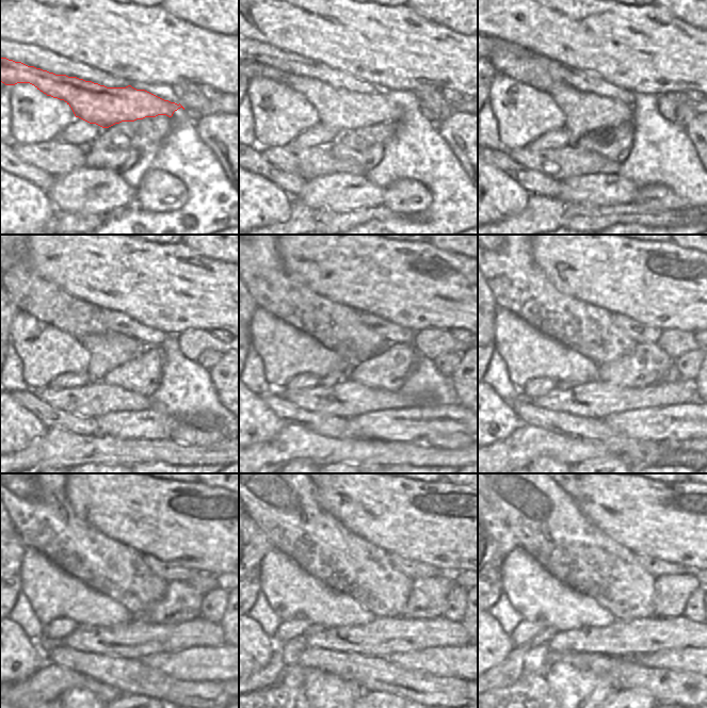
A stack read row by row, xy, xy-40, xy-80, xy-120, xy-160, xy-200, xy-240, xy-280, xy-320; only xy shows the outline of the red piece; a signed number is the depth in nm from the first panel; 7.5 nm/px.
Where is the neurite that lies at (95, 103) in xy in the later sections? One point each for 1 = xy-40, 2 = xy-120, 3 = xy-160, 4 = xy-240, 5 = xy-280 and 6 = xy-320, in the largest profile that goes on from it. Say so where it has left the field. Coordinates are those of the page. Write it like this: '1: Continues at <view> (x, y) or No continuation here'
1: Continues at xy-40 (340, 110)
2: Continues at xy-120 (108, 350)
3: Continues at xy-160 (326, 381)
4: Continues at xy-240 (81, 627)
5: Continues at xy-280 (312, 629)
6: Continues at xy-320 (510, 671)

